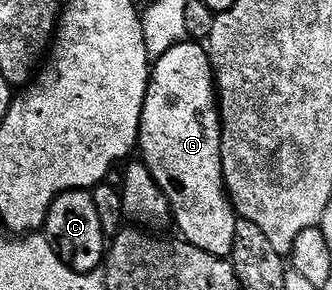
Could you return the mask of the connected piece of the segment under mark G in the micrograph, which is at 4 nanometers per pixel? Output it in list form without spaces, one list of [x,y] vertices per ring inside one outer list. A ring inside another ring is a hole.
[[[184,39],[177,42],[165,55],[154,58],[151,81],[141,115],[138,152],[153,179],[165,191],[174,228],[179,228],[182,240],[201,247],[218,257],[230,258],[235,238],[237,214],[231,198],[227,195],[227,184],[223,182],[221,163],[221,131],[223,122],[219,119],[215,73],[211,69],[210,55],[198,41]]]

